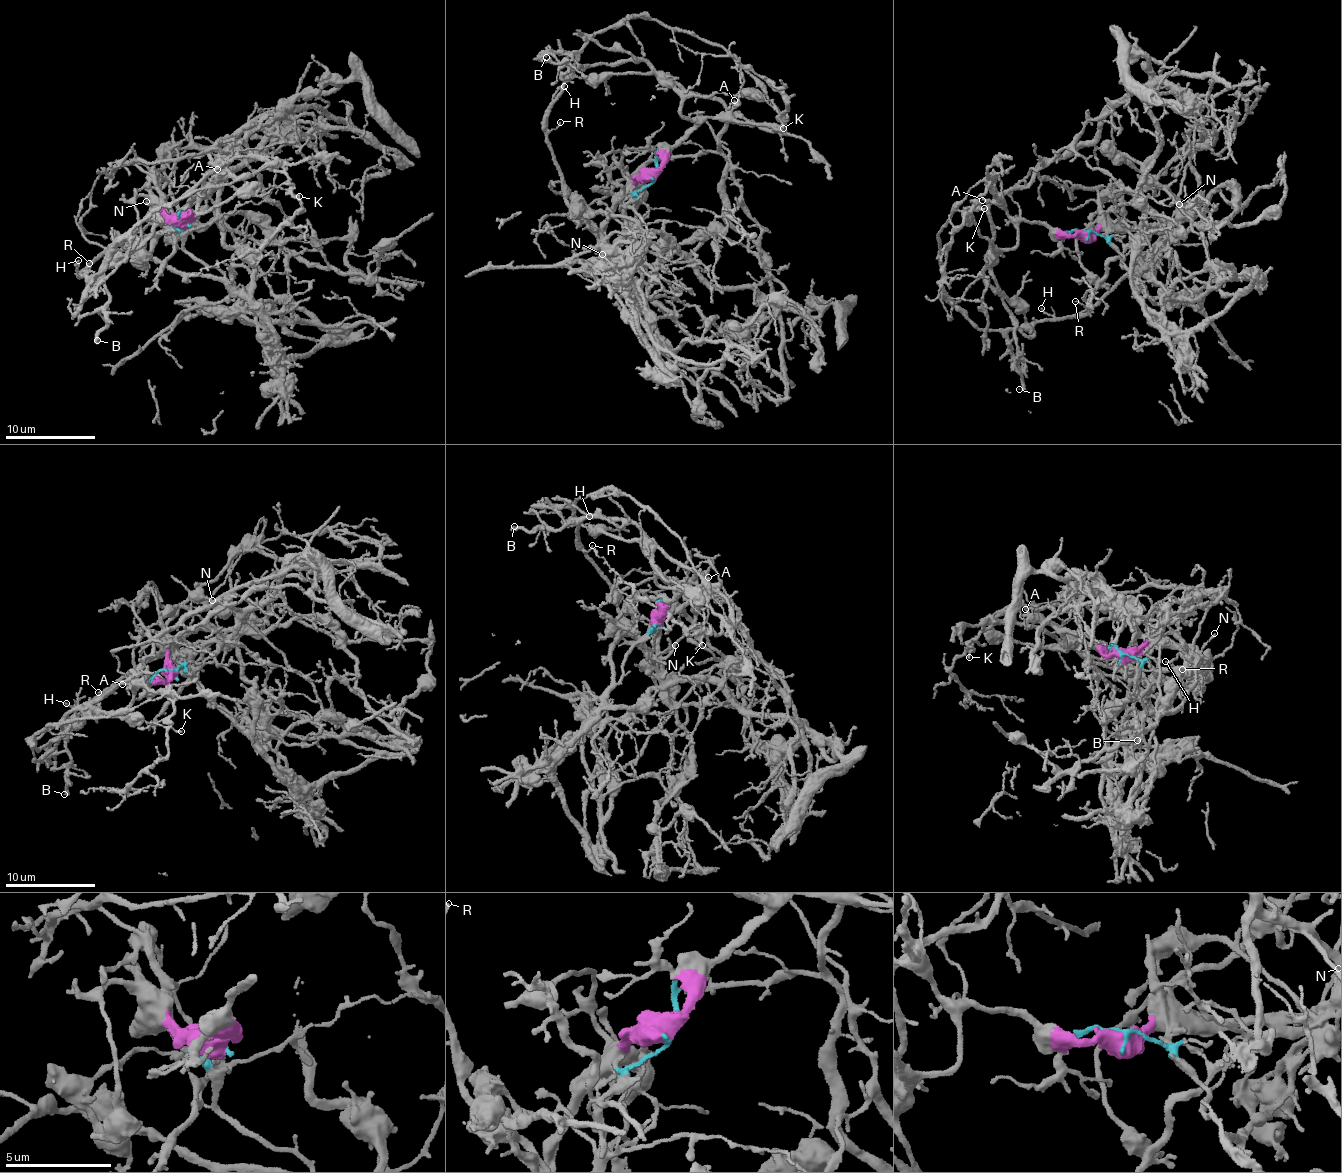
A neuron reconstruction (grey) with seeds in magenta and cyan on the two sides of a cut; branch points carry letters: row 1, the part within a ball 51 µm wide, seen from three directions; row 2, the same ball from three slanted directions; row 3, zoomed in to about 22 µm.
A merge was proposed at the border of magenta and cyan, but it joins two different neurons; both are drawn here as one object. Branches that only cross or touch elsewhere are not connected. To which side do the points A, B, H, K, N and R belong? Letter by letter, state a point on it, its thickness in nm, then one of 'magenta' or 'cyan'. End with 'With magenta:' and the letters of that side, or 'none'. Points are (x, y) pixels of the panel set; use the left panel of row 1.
A: at (217, 169); 120 nm thick; magenta
B: at (97, 340); 280 nm thick; magenta
H: at (78, 260); 140 nm thick; cyan
K: at (299, 196); 150 nm thick; magenta
N: at (146, 201); 160 nm thick; magenta
R: at (89, 263); 90 nm thick; cyan
With magenta: A, B, K, N

